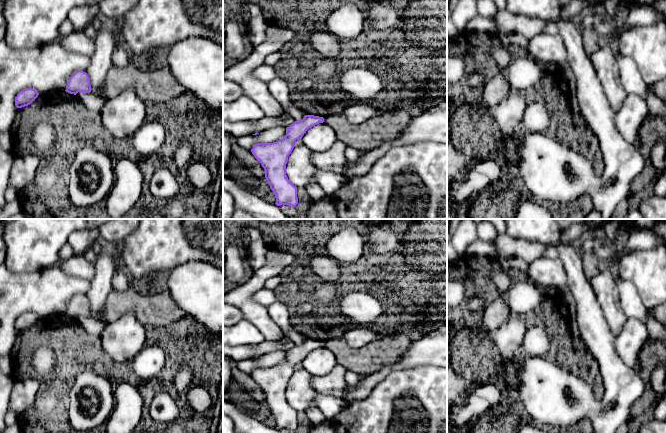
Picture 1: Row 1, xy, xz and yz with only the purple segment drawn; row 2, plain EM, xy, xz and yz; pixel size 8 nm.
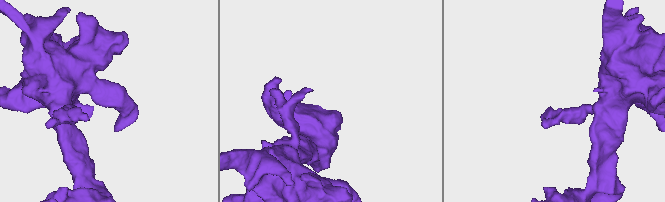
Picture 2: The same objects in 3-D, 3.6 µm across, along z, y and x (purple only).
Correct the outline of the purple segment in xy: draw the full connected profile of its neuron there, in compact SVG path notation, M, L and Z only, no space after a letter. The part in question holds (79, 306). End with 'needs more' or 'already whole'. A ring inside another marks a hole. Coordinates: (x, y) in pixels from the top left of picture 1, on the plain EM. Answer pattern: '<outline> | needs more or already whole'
M82 294L76 295L68 304L66 316L76 319L78 316L91 316L89 300Z | already whole

